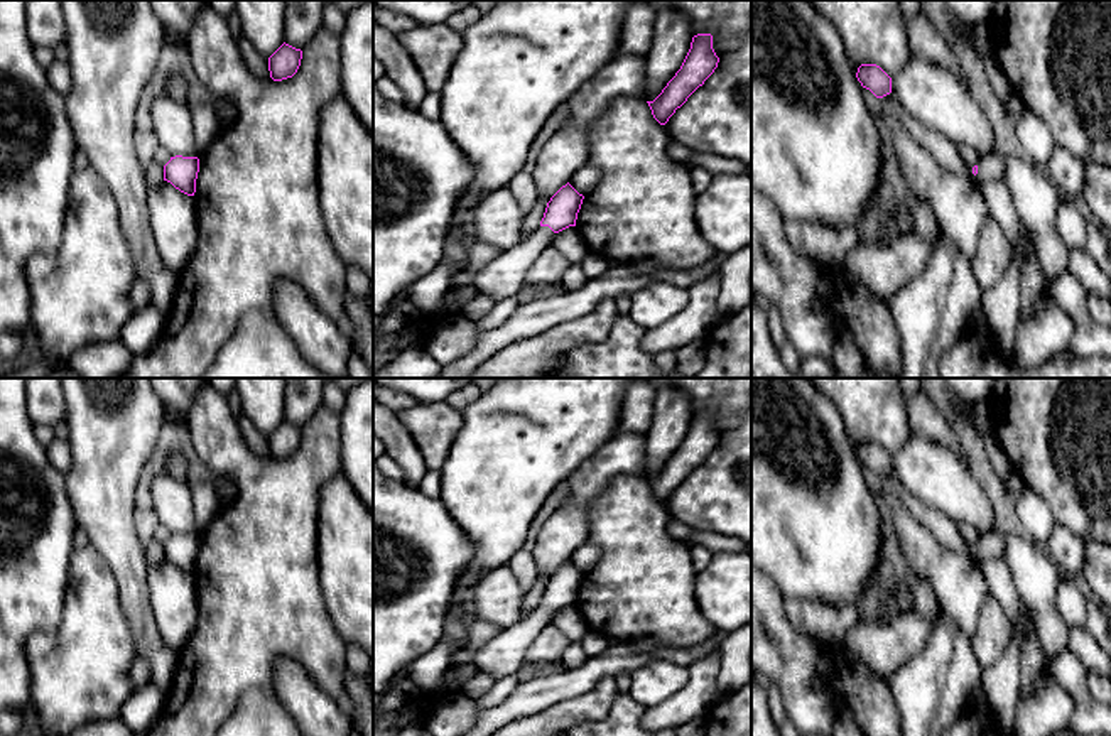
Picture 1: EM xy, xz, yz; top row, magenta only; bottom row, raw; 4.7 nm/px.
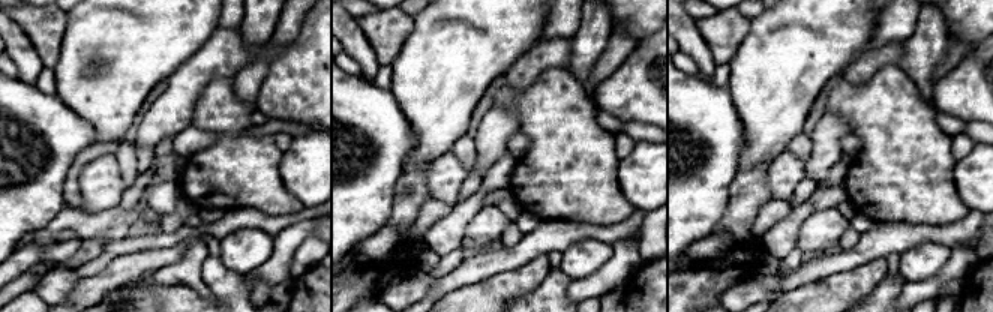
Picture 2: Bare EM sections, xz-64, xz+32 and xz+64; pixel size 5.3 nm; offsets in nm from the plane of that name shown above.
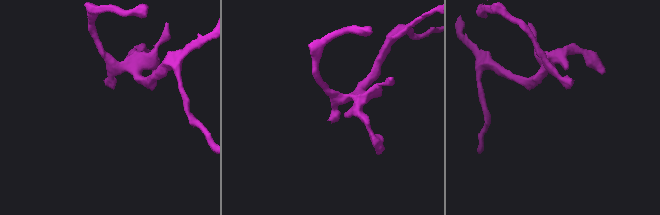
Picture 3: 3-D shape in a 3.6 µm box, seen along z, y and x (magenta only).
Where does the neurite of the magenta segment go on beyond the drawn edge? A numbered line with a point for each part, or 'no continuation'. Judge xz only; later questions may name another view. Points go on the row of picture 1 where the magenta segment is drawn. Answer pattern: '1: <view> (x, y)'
1: xz (504, 277)

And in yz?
1: yz (991, 167)

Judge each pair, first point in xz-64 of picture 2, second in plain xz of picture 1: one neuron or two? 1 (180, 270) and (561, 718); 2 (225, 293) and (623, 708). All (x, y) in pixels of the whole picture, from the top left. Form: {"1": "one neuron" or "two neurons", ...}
{"1": "one neuron", "2": "one neuron"}

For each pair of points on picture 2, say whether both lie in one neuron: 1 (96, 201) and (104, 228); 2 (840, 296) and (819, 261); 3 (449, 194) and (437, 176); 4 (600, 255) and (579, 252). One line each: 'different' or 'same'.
1: different
2: different
3: same
4: same

